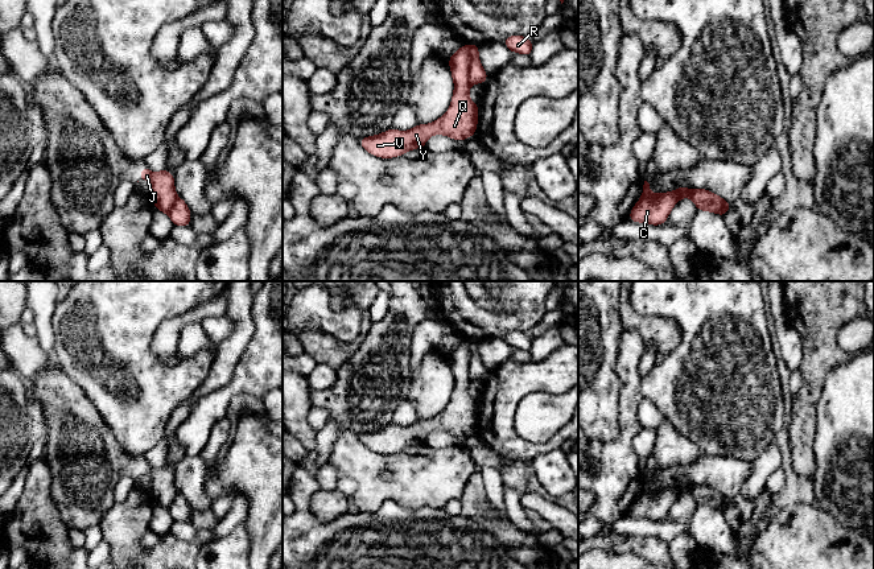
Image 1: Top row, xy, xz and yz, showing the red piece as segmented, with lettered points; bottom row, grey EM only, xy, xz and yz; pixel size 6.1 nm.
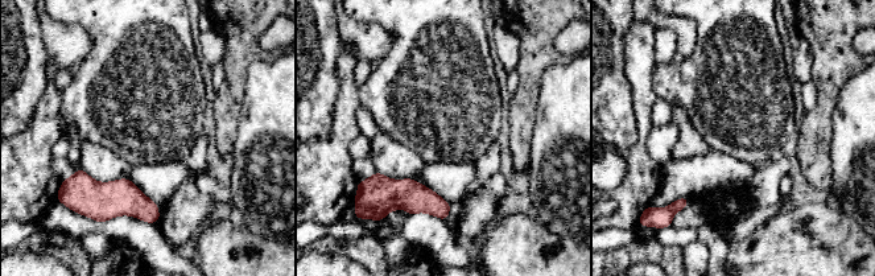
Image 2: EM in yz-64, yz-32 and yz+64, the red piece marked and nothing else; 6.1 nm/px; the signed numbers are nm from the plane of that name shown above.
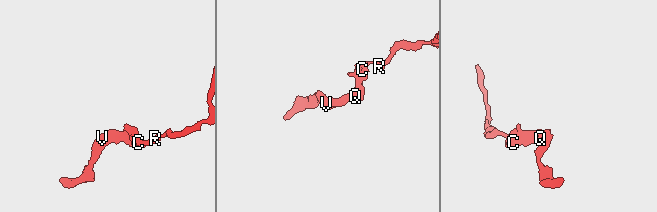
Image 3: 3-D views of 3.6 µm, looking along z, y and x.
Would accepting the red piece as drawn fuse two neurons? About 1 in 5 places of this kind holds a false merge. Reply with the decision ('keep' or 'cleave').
cleave

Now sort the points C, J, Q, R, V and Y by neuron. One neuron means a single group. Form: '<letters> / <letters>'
C R / J Q V Y

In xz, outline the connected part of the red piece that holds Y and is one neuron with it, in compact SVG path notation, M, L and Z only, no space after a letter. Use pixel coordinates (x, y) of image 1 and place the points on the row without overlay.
M467 341L457 345L448 359L454 376L454 388L452 400L444 412L425 421L417 420L407 428L391 424L380 430L360 434L359 440L376 453L391 454L425 442L426 436L437 429L454 436L474 432L478 420L478 400L469 393L471 379L469 376L470 350Z

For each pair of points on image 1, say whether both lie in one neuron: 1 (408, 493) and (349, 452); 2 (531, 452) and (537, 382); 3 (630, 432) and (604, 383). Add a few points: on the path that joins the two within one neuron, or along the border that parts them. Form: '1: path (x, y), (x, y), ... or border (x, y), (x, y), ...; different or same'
1: path (394, 489), (386, 489), (363, 466); same
2: path (510, 436), (507, 433), (507, 403), (516, 394); same
3: border (618, 379), (618, 435), (610, 441); different

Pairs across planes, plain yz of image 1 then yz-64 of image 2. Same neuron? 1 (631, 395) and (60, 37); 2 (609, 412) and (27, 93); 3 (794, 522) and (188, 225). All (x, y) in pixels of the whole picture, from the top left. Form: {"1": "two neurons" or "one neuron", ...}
{"1": "two neurons", "2": "one neuron", "3": "two neurons"}

